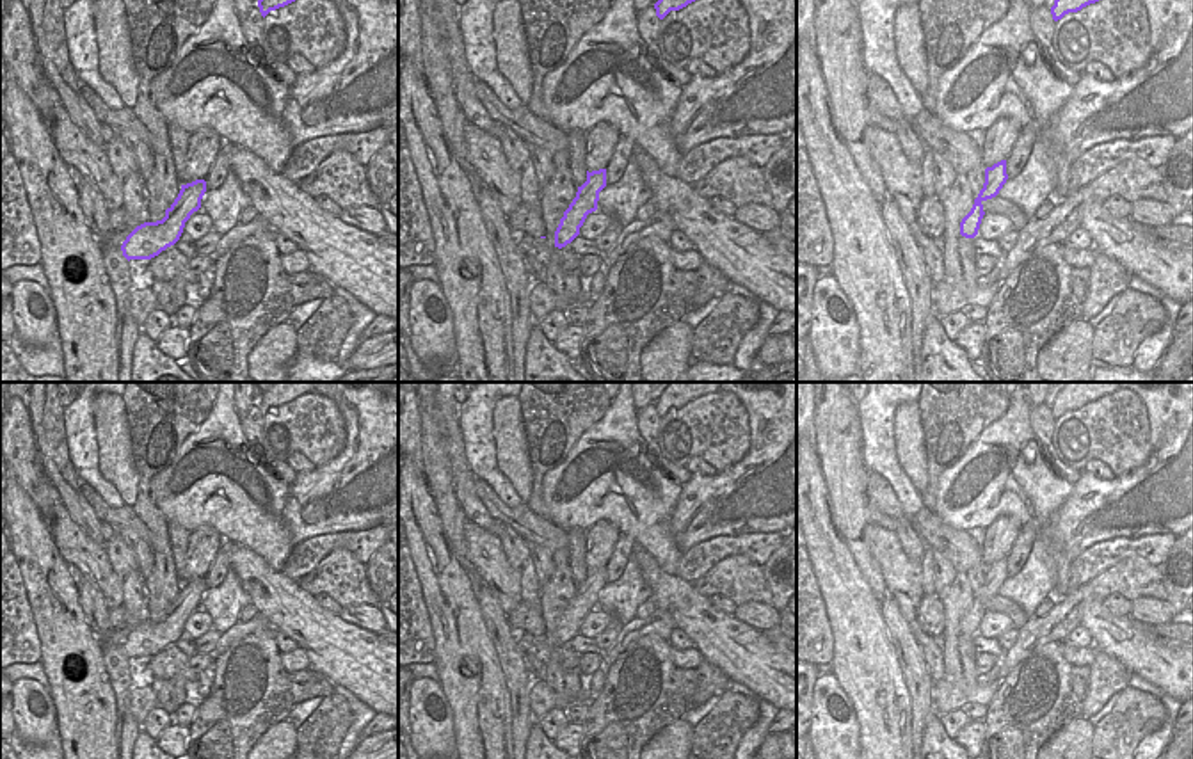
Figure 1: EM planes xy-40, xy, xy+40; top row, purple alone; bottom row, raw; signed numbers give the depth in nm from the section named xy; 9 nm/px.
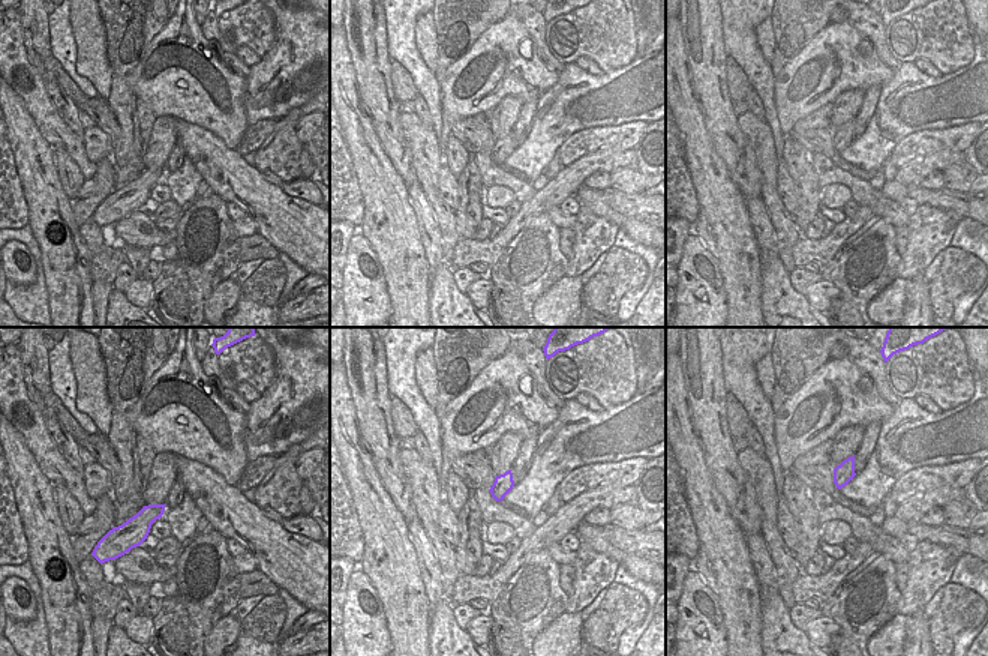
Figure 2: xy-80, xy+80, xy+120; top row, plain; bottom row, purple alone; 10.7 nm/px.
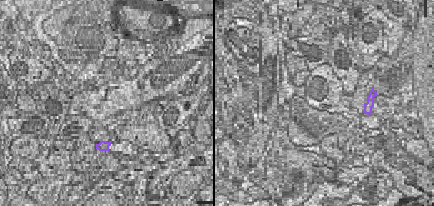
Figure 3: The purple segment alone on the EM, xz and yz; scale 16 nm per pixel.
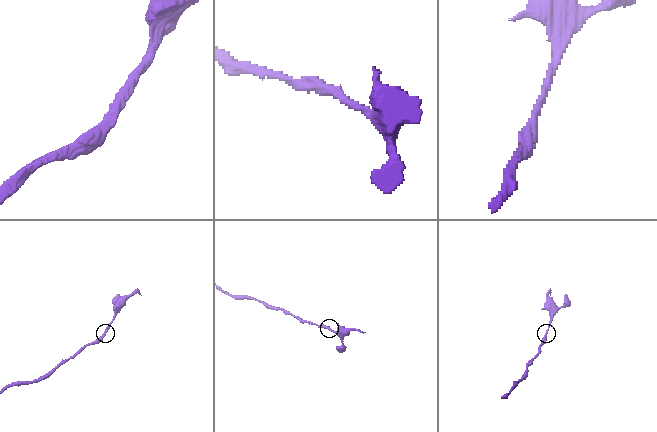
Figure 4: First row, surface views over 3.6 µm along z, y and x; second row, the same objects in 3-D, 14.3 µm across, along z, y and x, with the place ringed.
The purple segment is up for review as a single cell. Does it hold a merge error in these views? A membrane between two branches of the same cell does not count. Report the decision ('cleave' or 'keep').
keep

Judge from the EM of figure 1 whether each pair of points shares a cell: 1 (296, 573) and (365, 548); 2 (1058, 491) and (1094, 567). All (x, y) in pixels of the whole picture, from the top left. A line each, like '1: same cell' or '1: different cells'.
1: same cell
2: different cells

